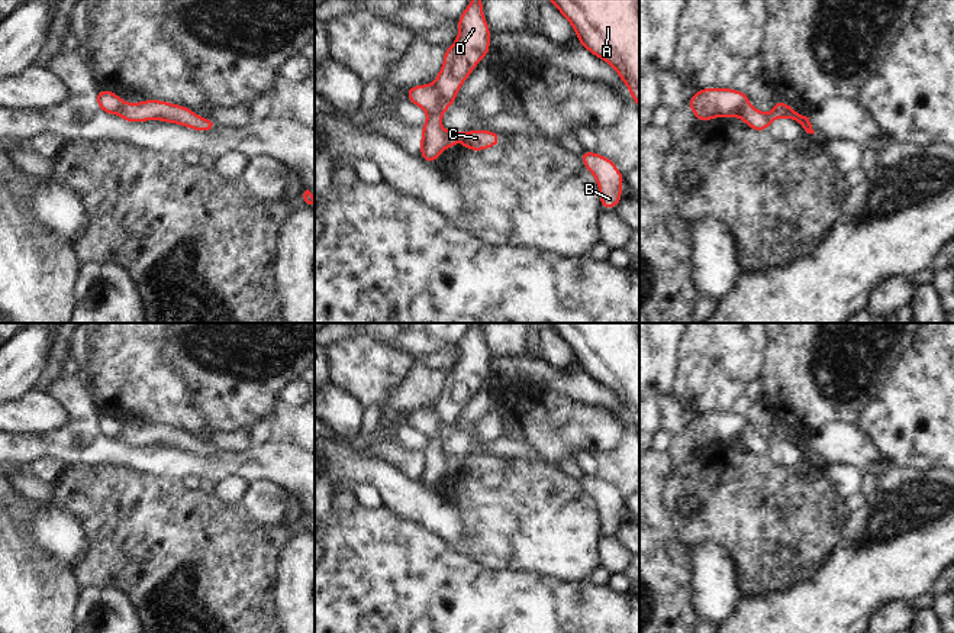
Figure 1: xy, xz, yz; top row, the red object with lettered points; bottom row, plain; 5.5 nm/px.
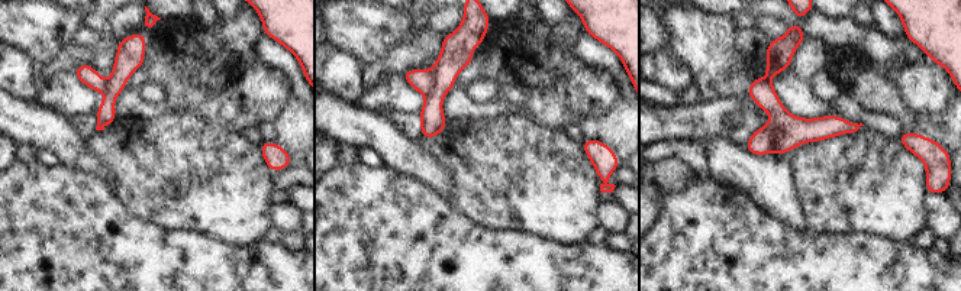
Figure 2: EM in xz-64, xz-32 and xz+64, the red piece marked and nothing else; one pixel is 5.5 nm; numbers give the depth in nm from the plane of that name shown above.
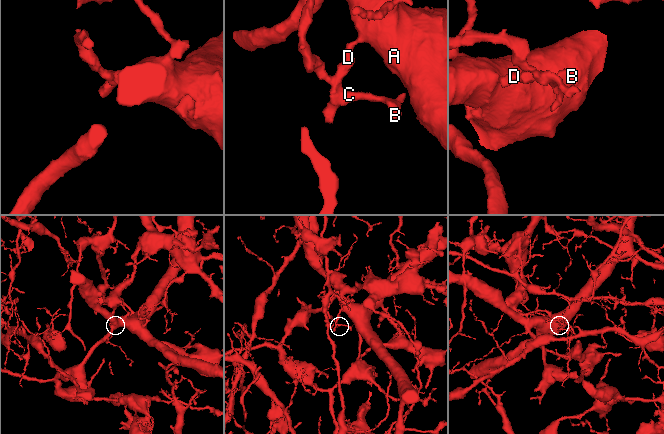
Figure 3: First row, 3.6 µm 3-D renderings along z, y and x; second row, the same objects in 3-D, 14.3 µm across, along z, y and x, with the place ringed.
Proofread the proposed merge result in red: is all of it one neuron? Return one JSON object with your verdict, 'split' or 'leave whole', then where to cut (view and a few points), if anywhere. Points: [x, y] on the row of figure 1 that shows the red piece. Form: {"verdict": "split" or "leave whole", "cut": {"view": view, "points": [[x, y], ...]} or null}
{"verdict": "split", "cut": {"view": "xz", "points": [[431, 86], [438, 96], [438, 105], [428, 113]]}}

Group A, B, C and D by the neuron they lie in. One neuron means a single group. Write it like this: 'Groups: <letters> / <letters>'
Groups: A D / B C.

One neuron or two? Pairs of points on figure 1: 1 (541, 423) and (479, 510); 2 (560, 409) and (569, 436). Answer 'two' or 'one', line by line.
1: two
2: one

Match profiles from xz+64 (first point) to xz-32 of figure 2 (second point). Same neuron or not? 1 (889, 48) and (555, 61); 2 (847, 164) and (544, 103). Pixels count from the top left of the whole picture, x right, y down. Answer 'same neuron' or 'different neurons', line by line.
1: different neurons
2: different neurons

